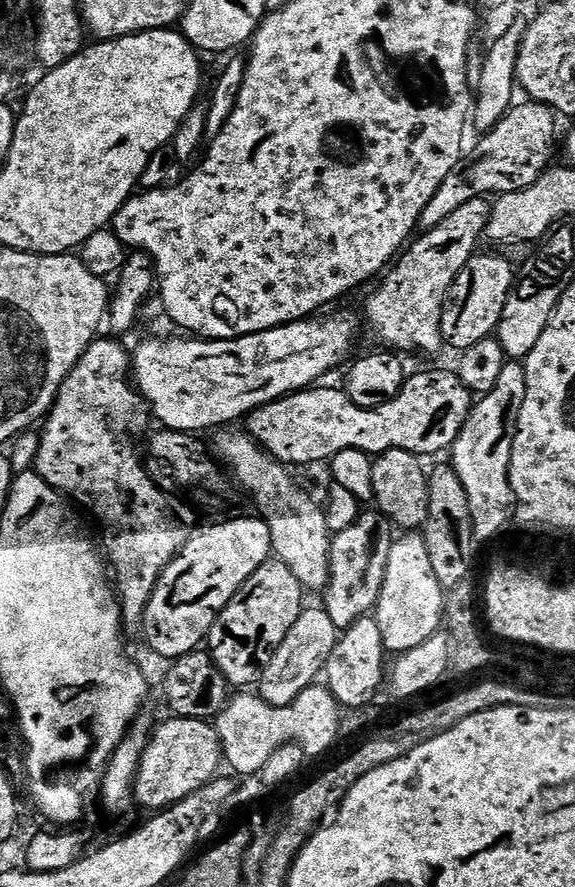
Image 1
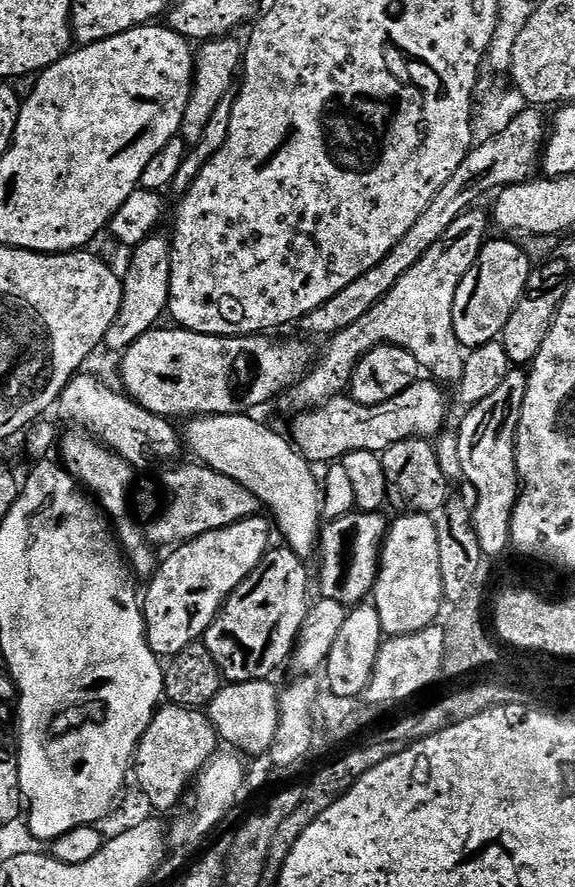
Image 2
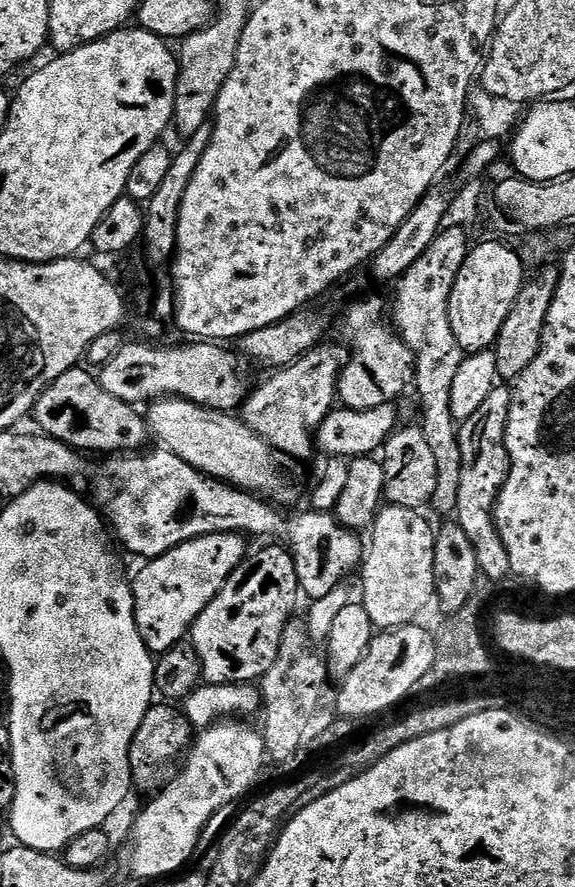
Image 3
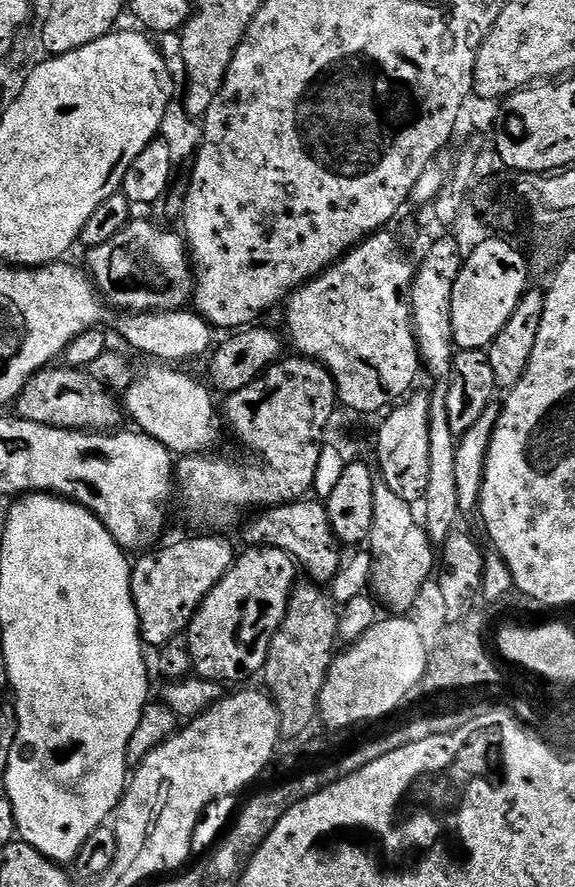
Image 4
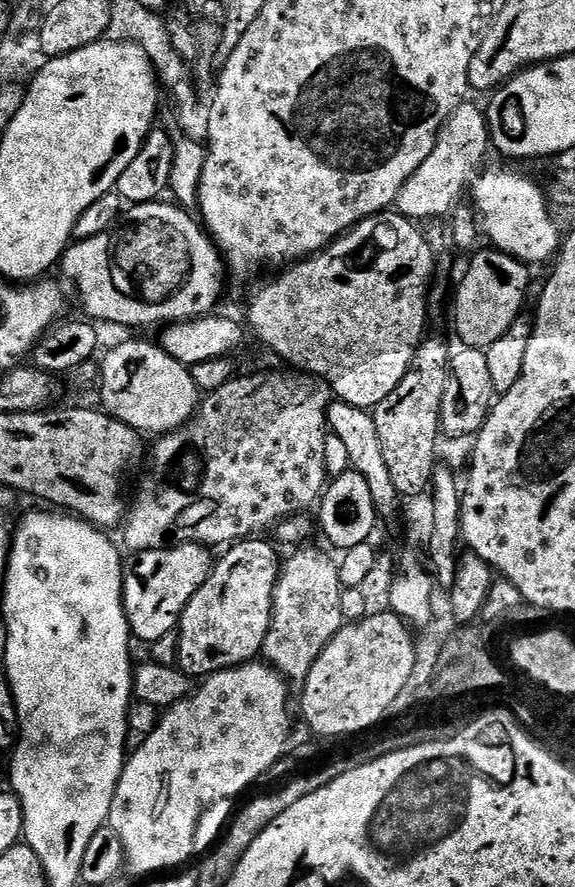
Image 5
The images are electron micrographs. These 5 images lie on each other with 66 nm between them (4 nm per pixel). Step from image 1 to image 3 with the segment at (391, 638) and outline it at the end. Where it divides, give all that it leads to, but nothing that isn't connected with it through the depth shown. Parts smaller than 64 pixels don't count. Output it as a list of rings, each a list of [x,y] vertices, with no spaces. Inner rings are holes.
[[[405,504],[383,505],[373,520],[372,538],[362,568],[362,597],[360,602],[370,614],[373,627],[380,630],[415,623],[424,606],[419,600],[427,588],[435,585],[433,547],[435,529],[418,512]]]

